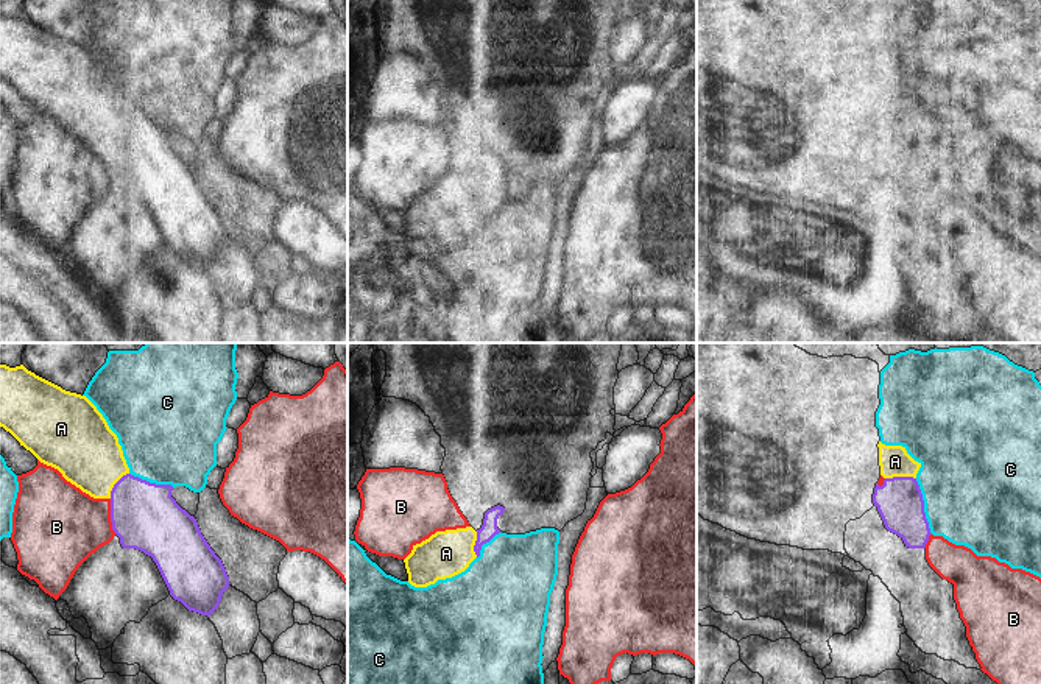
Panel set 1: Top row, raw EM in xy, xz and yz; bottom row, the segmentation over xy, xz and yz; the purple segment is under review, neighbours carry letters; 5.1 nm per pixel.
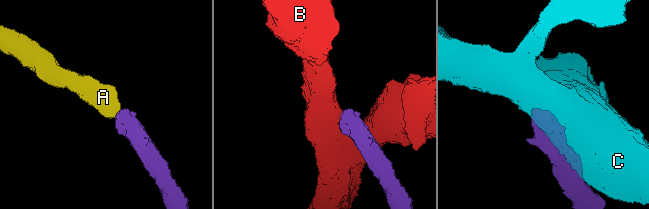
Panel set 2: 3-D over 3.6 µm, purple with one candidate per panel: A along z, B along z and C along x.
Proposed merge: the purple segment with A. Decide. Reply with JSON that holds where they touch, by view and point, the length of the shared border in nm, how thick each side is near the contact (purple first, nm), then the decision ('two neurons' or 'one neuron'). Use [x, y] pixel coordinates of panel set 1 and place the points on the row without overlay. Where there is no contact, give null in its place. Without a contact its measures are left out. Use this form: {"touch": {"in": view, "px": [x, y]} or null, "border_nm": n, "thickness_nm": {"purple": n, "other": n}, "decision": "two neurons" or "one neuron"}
{"touch": {"in": "yz", "px": [899, 128]}, "border_nm": 160, "thickness_nm": {"purple": 240, "other": 160}, "decision": "one neuron"}

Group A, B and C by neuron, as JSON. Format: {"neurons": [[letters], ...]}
{"neurons": [["A"], ["B"], ["C"]]}

